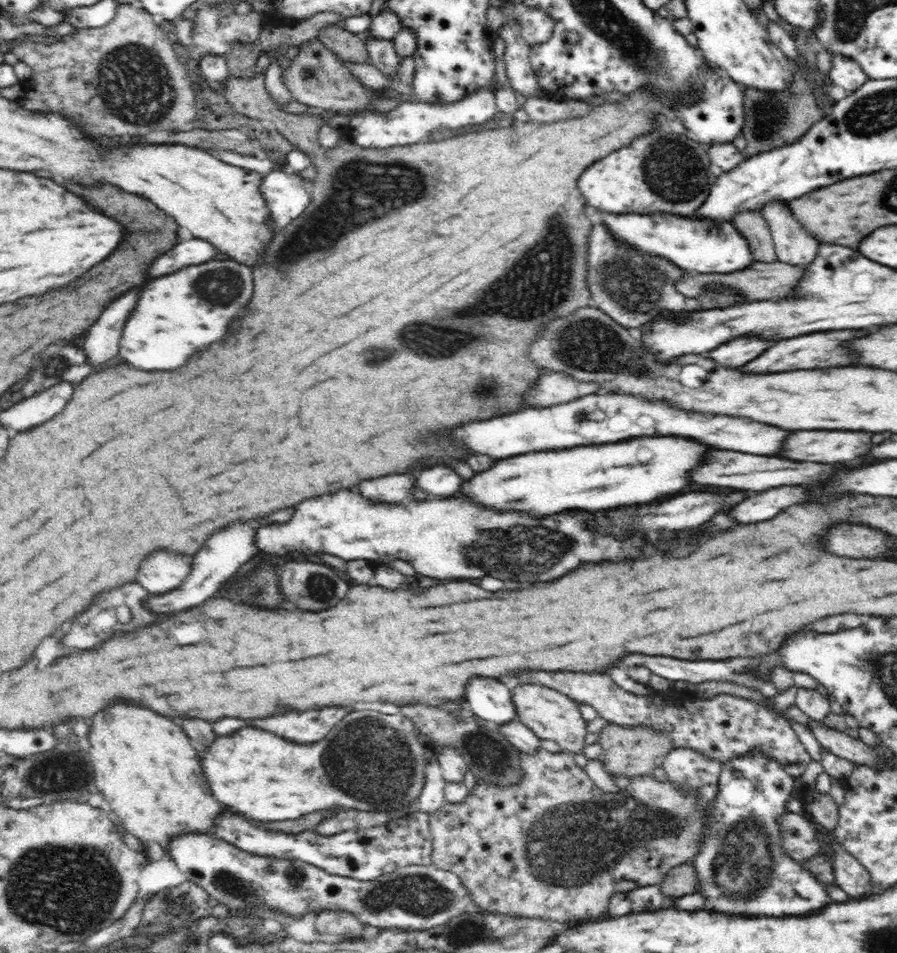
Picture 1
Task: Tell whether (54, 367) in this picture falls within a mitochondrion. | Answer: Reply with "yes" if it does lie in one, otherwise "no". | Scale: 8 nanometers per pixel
yes

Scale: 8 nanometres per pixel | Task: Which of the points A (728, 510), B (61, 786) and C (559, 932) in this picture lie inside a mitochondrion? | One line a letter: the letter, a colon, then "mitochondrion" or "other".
A: other
B: mitochondrion
C: other

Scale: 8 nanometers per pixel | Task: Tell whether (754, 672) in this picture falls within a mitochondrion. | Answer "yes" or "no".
no

